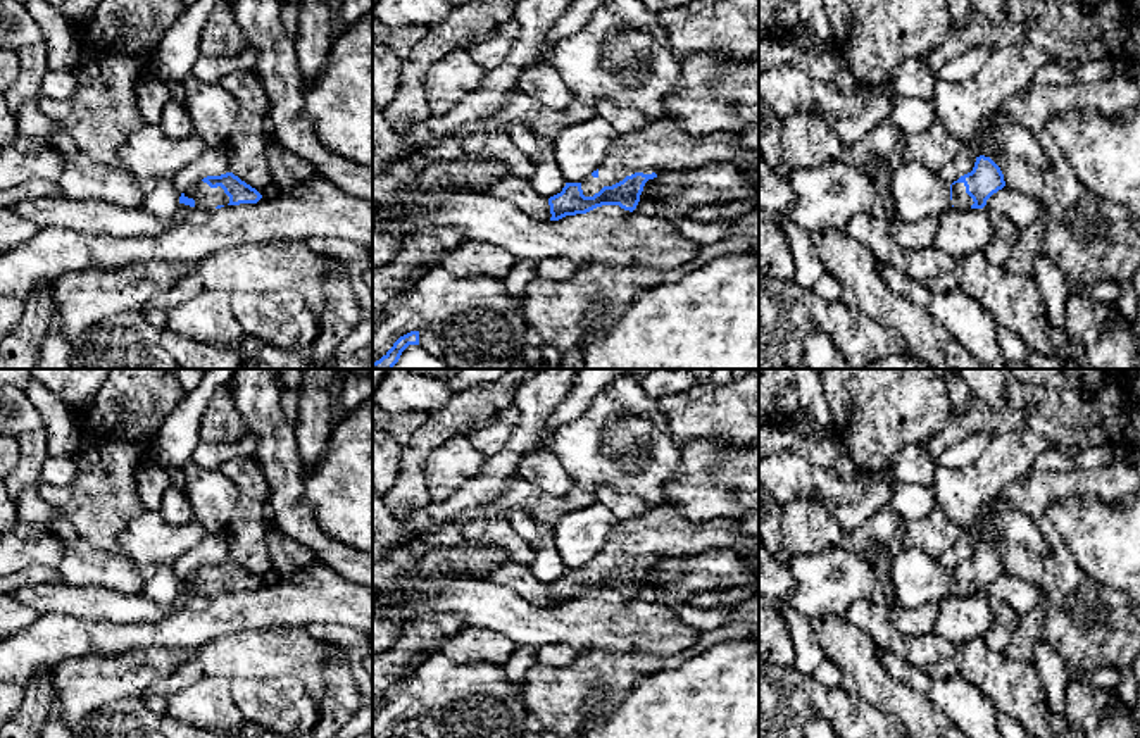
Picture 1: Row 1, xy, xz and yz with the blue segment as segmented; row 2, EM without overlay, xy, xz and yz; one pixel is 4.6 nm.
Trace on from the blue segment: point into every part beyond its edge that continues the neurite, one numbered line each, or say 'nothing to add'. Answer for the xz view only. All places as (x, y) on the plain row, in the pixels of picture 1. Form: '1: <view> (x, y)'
1: xz (661, 531)

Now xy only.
1: xy (206, 583)

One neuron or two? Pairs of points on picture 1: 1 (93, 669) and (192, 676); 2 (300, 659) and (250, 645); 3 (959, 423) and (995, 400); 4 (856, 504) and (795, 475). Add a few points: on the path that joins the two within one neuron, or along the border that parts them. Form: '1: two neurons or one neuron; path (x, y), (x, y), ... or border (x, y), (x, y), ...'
1: two neurons; border (199, 649), (140, 695)
2: one neuron; path (288, 652), (263, 652)
3: two neurons; border (973, 394), (995, 409), (1009, 407)
4: one neuron; path (840, 495), (825, 483), (811, 480)

